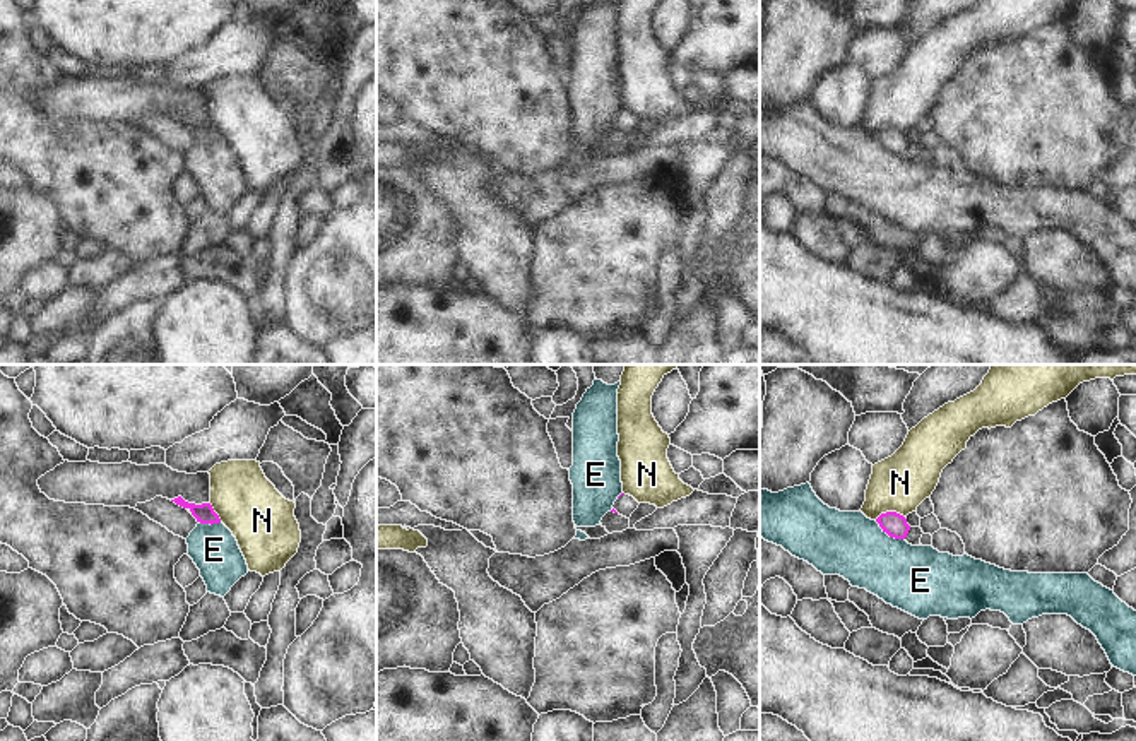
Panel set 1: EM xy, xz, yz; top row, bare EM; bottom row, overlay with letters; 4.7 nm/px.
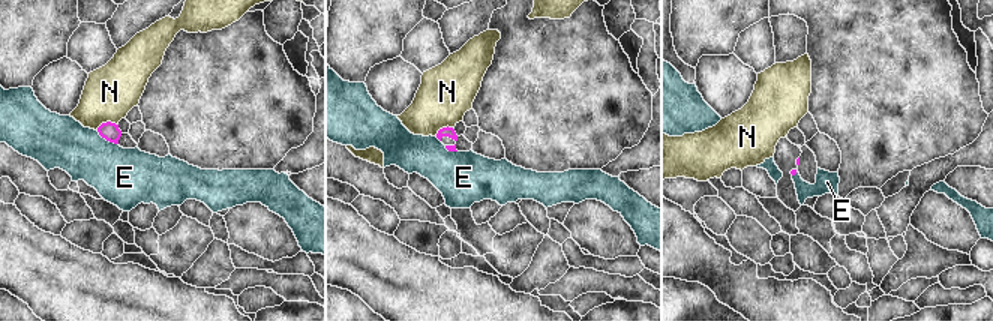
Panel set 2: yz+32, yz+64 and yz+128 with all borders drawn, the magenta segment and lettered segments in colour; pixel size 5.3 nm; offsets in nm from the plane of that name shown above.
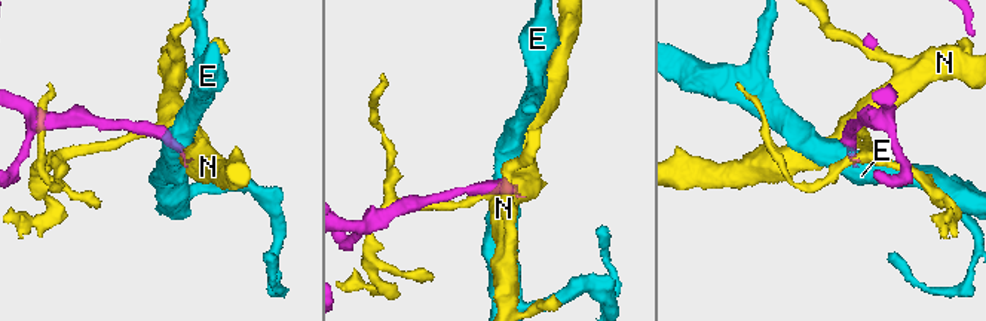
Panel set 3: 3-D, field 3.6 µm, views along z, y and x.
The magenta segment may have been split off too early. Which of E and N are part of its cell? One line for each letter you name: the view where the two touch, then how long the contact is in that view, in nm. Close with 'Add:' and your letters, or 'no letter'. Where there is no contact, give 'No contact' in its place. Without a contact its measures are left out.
Add: no letter

